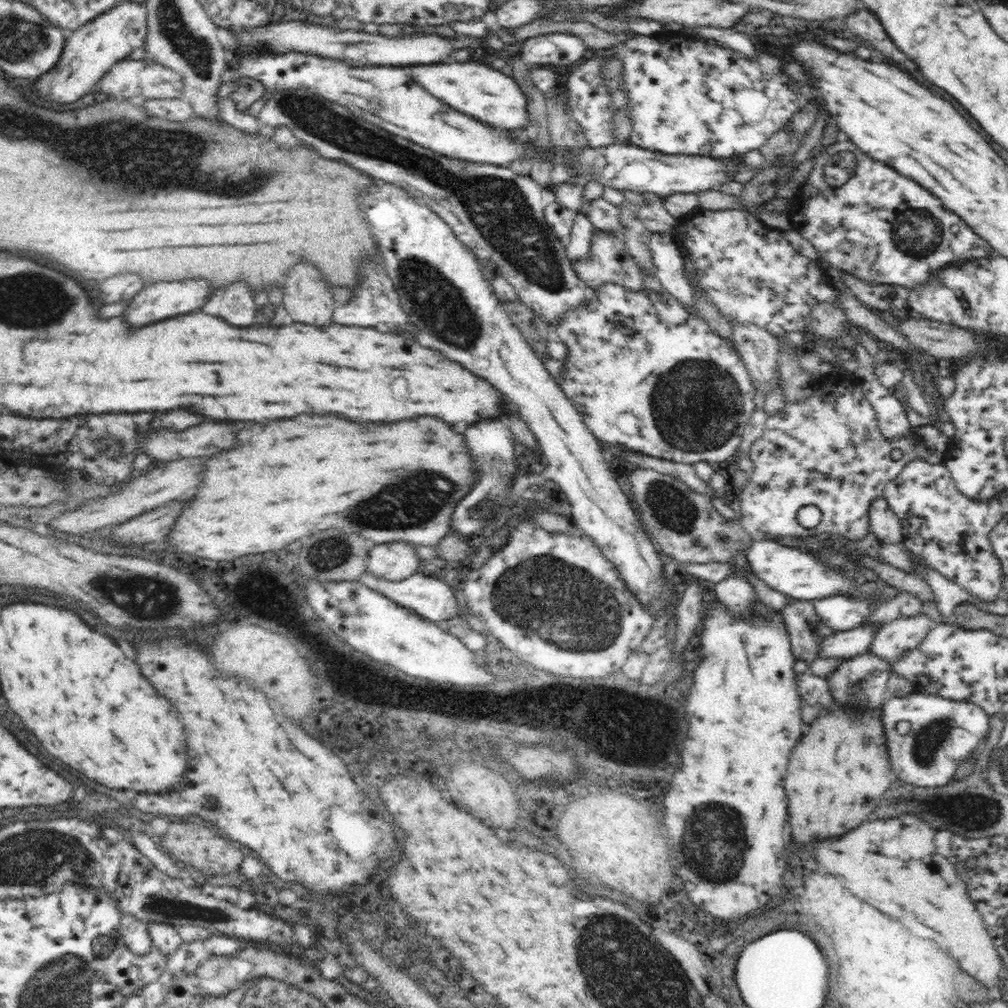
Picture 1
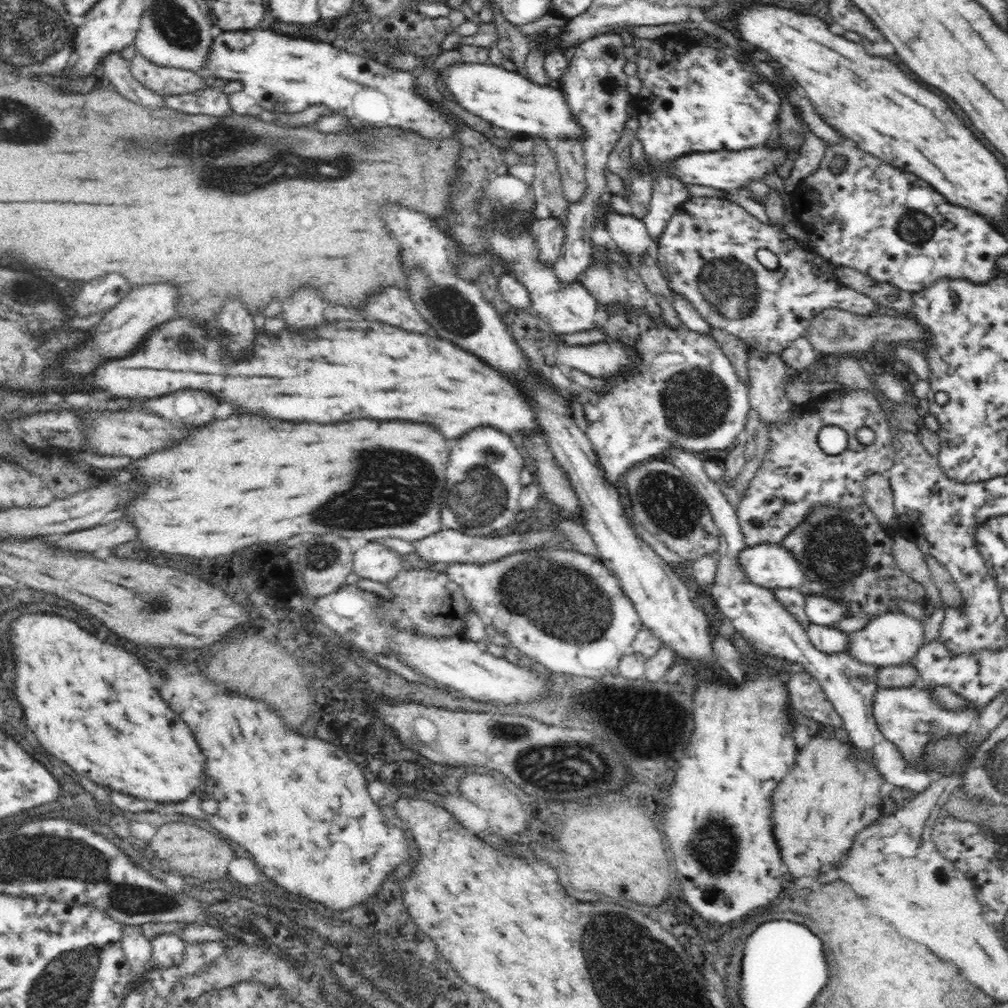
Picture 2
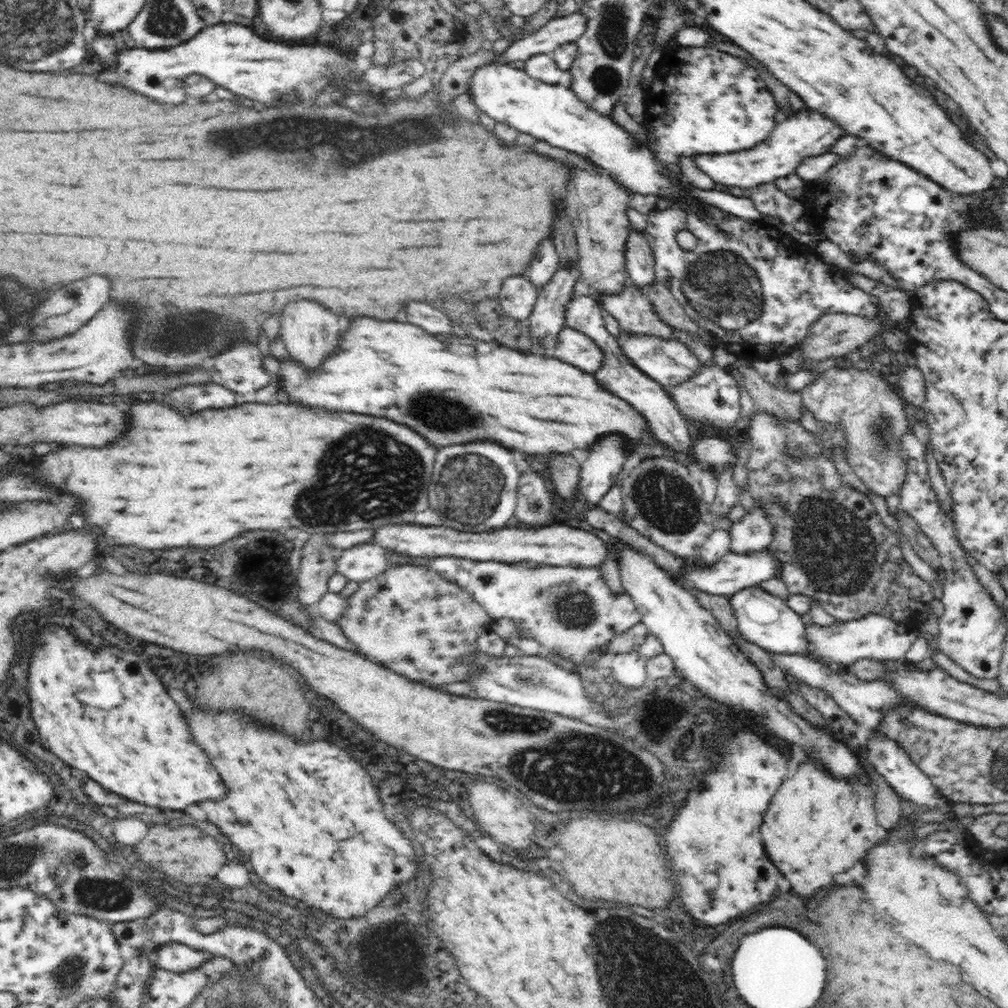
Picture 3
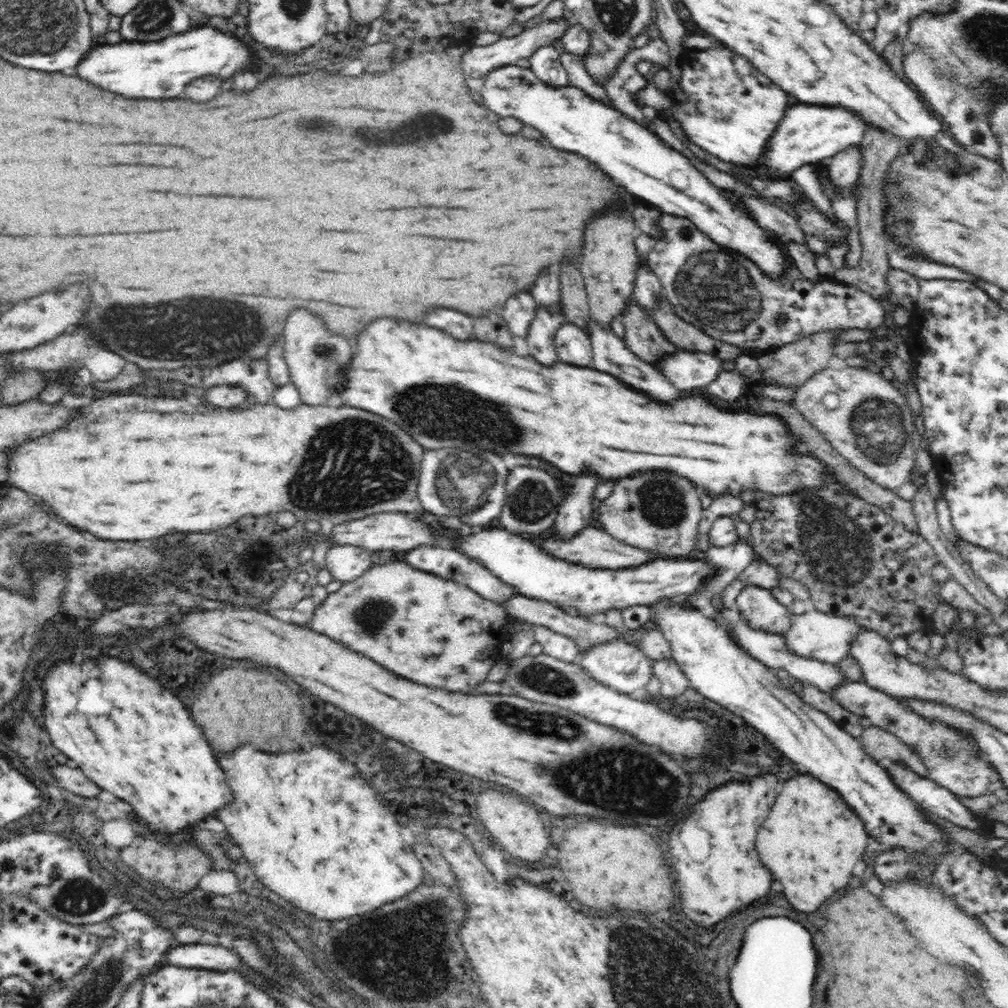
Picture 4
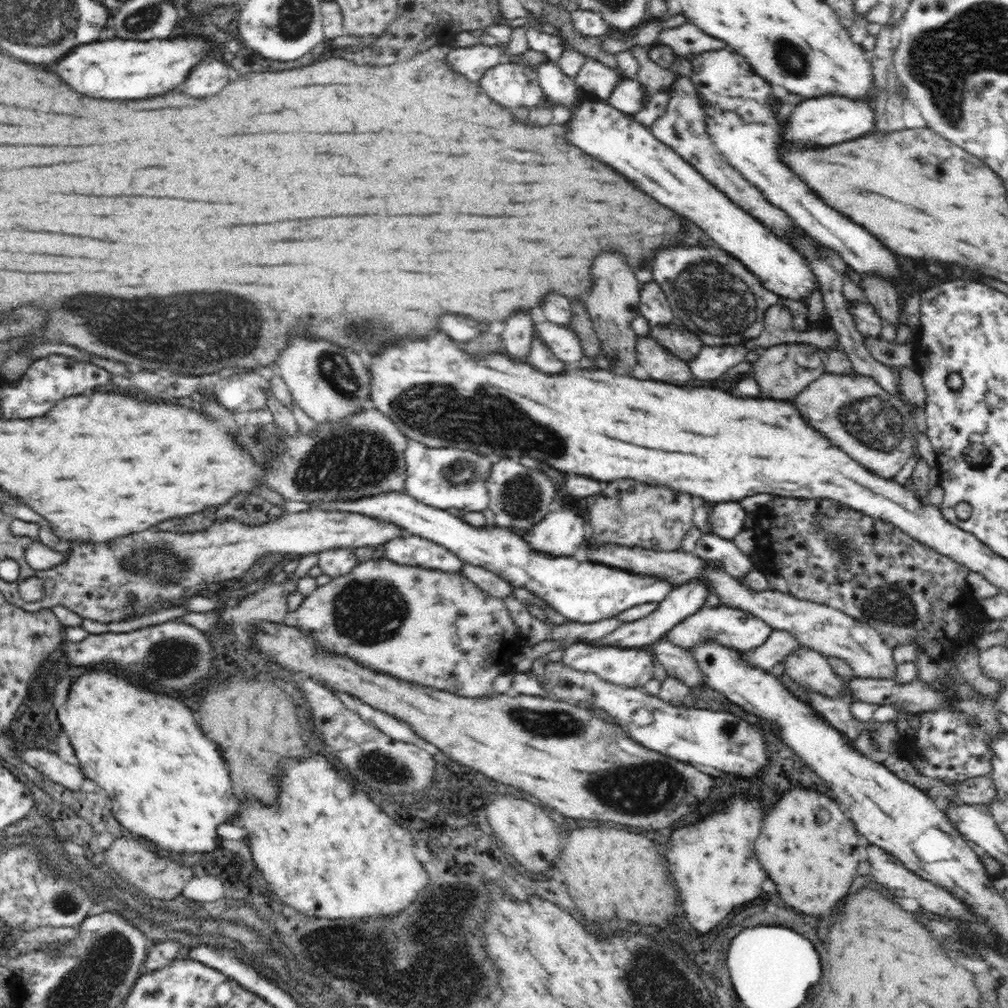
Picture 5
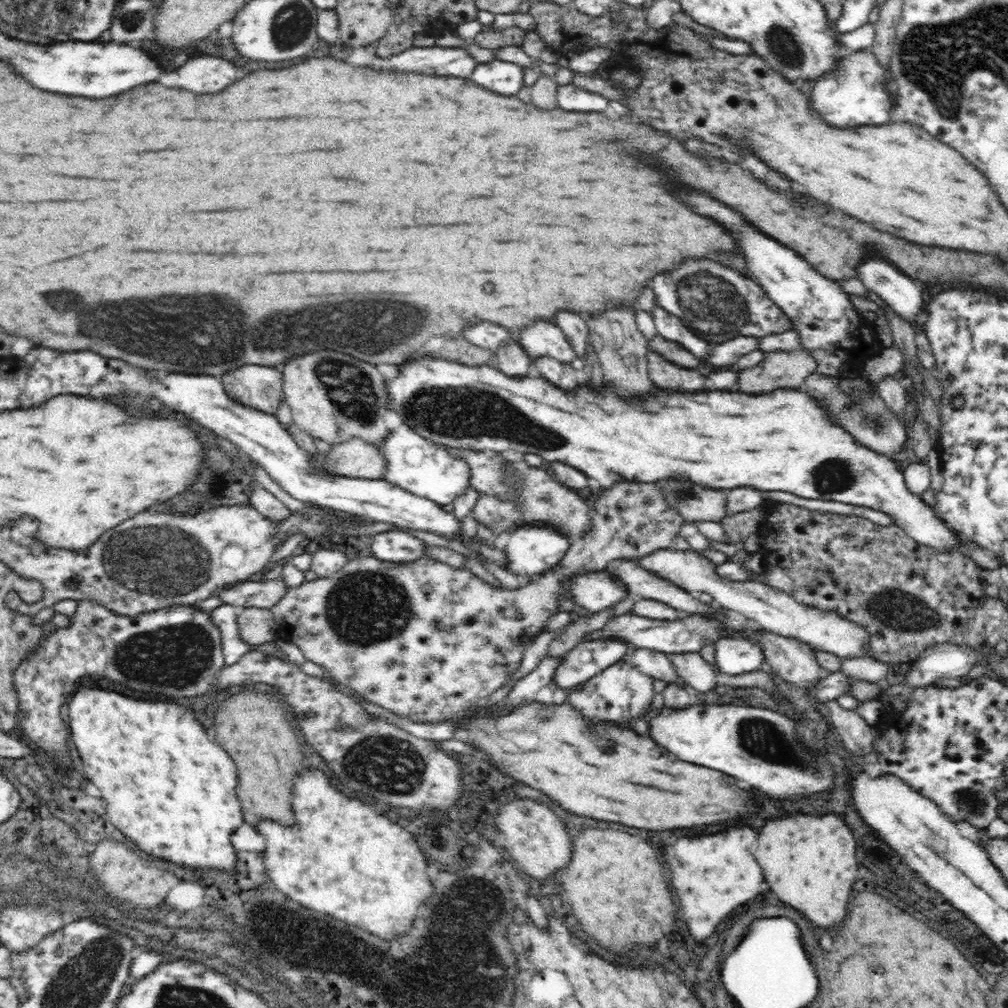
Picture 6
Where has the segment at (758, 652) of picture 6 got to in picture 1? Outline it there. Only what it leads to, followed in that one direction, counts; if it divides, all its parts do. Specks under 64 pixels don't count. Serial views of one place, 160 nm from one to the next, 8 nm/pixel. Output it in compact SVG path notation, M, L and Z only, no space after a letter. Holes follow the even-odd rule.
M924 613L884 623L875 633L869 653L891 664L904 652L917 648L934 626L933 621Z

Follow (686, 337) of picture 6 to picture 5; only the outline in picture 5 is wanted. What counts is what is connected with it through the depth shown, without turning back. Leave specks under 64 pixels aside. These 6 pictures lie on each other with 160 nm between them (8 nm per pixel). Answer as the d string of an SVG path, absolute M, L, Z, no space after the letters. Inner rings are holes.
M656 282L641 285L639 307L641 315L652 325L669 325L676 323L675 313L662 287Z

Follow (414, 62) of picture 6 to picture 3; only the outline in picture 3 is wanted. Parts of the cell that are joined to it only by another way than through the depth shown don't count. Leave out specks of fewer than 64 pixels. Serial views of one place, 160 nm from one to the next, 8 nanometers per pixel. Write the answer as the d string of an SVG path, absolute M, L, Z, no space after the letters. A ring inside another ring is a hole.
M582 12L572 13L565 17L555 17L544 26L524 34L511 42L494 62L508 64L510 61L528 60L530 57L548 54L562 44L577 42L586 32L586 15Z

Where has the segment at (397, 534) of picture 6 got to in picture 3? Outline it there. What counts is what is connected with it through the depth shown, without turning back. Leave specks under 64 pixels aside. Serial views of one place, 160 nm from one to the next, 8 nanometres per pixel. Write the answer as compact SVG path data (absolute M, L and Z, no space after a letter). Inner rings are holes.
M438 556L438 558L432 558L430 560L430 568L435 570L438 574L442 575L446 580L452 581L454 584L457 584L460 588L464 589L467 593L472 595L472 598L478 603L481 604L484 608L484 611L488 613L488 617L492 620L498 620L502 618L510 619L510 621L514 621L516 623L516 627L521 632L521 638L526 639L534 639L541 646L542 653L545 656L550 655L552 658L558 658L558 654L562 656L562 658L568 658L568 660L574 660L574 662L578 662L578 664L597 664L600 662L600 656L602 656L602 648L608 645L615 635L620 635L620 632L624 632L624 630L628 630L635 626L636 624L641 623L642 618L640 617L640 613L638 613L638 609L636 609L636 605L634 601L628 597L625 593L622 594L614 594L610 591L608 584L604 581L604 577L602 577L602 572L599 568L596 567L572 567L565 566L564 568L560 568L557 566L550 565L536 565L536 564L526 564L524 563L503 563L496 561L488 561L488 562L478 562L470 559L464 558L454 558L452 556Z

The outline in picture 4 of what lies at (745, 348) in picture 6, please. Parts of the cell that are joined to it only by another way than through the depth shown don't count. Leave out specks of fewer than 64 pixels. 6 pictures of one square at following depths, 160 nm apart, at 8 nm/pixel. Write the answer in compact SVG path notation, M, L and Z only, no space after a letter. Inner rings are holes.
M678 349L662 357L655 367L680 390L705 387L722 371L722 360L706 352Z

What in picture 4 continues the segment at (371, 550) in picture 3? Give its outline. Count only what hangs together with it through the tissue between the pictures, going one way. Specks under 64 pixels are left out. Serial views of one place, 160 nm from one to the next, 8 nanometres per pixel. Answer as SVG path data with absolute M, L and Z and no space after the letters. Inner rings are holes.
M335 544L326 552L324 568L344 583L362 576L372 565L372 556L365 548Z

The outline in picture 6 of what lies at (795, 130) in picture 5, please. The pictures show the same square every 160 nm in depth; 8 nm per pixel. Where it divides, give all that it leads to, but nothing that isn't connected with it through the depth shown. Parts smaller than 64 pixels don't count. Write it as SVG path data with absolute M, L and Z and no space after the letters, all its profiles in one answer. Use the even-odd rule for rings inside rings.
M862 50L841 56L838 66L832 72L816 78L809 99L812 110L828 126L836 128L854 128L854 126L878 126L890 123L890 110L896 106L896 99L885 91L884 82L892 79L890 69L882 66L877 57Z

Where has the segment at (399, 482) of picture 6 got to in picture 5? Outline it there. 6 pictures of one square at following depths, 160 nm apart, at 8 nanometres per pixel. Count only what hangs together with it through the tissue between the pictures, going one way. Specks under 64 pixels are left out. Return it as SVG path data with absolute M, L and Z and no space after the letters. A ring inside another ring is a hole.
M408 439L408 446L404 450L404 461L406 461L406 484L405 492L412 498L427 504L428 506L448 510L448 508L458 508L468 512L482 512L489 508L488 487L486 478L490 476L492 464L495 457L481 455L473 450L460 450L459 448L430 448L421 442Z

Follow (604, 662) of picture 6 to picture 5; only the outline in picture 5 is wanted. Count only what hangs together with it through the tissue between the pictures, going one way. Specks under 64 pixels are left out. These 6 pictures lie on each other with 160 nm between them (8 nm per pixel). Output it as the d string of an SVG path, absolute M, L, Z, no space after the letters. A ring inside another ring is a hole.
M694 579L686 584L675 587L668 593L668 596L658 603L658 608L648 614L641 620L625 623L621 622L620 626L610 634L597 641L590 642L591 645L612 645L622 648L642 648L646 645L653 645L660 638L664 637L668 630L672 630L682 620L692 617L694 613L699 612L706 604L706 598L710 596L711 590L704 581Z

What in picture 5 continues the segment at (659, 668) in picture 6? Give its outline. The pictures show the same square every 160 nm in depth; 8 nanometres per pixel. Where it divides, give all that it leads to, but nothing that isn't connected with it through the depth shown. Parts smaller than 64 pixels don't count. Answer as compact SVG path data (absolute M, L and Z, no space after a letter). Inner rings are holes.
M580 642L570 645L564 650L560 661L576 670L596 674L604 681L626 688L642 689L646 682L654 679L654 659L643 647L629 649L612 645L591 645L590 643Z

